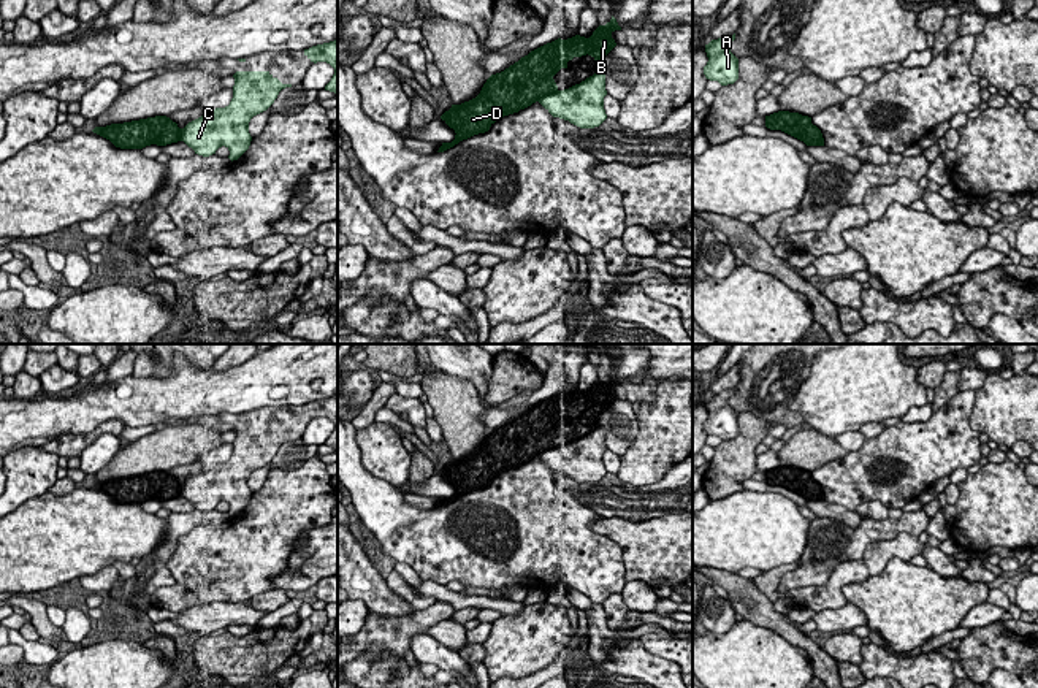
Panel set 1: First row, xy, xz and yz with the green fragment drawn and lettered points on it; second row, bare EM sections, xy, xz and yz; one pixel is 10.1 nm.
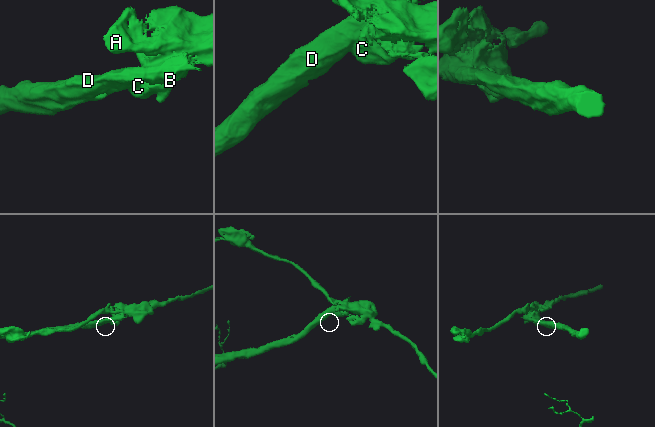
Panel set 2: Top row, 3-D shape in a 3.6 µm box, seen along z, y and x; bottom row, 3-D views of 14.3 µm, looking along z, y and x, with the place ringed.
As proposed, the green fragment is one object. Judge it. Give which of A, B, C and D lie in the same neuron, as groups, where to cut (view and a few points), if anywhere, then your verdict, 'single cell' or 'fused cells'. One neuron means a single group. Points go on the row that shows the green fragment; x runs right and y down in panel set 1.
groups A B C / D; cut xz (498, 73), (514, 91), (518, 110); fused cells

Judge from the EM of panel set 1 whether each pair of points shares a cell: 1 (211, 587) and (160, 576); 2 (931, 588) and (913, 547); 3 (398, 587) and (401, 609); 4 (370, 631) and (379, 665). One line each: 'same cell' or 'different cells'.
1: different cells
2: different cells
3: different cells
4: different cells

